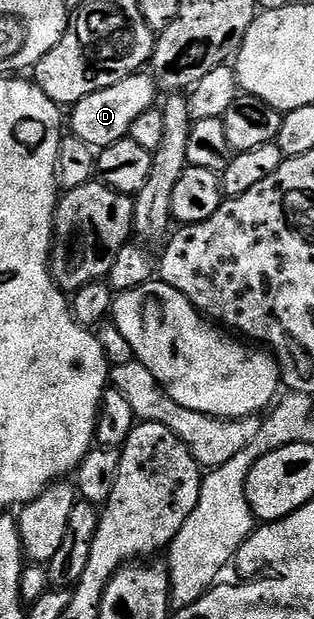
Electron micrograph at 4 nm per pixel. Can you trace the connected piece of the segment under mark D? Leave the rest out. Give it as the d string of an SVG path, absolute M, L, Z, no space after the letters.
M141 70L122 78L114 86L106 86L106 90L98 90L78 103L71 105L72 128L71 135L82 138L90 147L97 150L109 148L114 142L125 139L131 133L134 122L139 115L150 110L156 103L158 85L156 77Z

